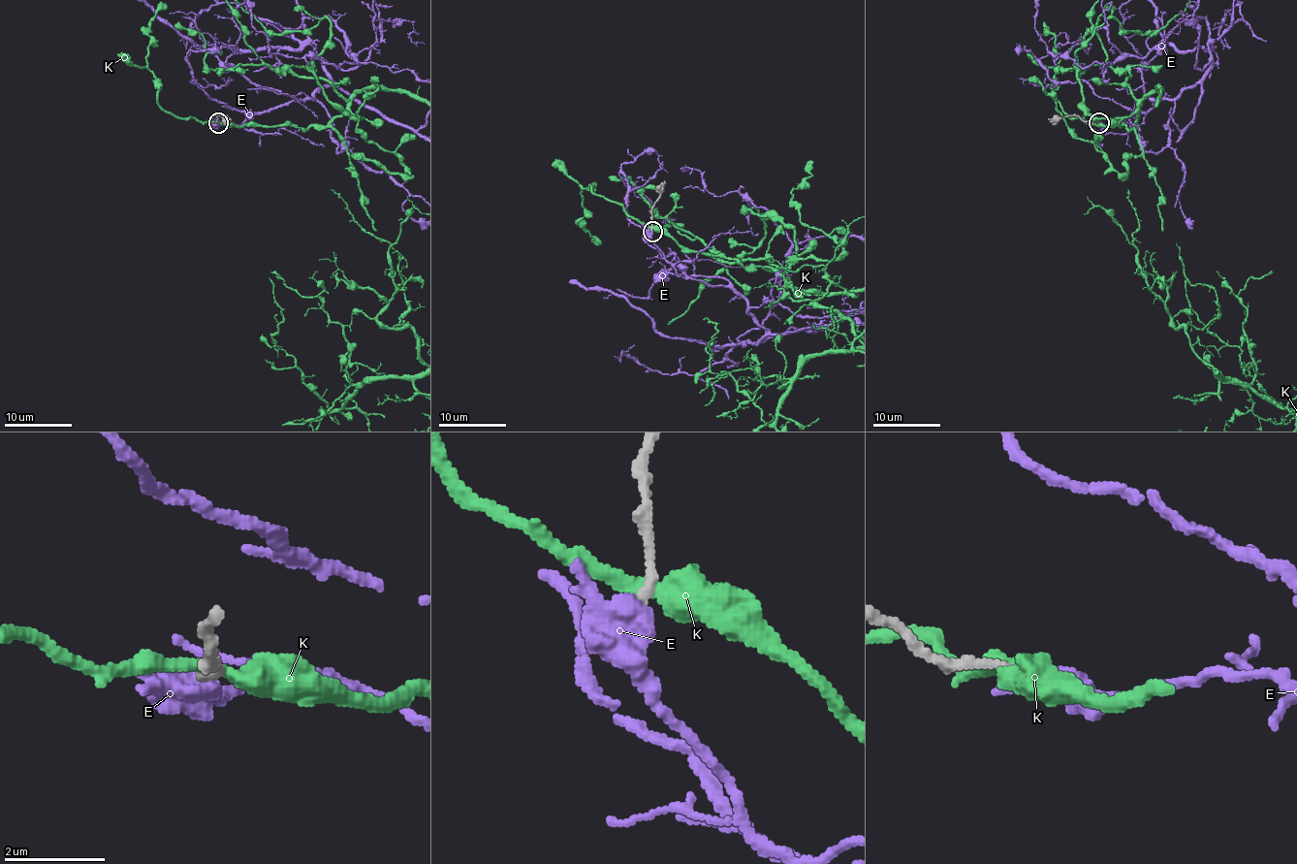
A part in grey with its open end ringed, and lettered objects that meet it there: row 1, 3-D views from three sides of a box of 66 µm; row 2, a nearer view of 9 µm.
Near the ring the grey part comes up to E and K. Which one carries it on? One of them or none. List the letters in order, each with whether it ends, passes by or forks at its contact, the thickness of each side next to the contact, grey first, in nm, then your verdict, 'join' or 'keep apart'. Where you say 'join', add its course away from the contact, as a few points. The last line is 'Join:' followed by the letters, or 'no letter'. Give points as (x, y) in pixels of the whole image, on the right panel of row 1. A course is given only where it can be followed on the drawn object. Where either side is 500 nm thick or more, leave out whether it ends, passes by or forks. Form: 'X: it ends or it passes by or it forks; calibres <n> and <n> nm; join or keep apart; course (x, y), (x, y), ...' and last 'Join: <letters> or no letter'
E: calibres 200 and 550 nm; keep apart
K: it passes by; calibres 240 and 320 nm; keep apart
Join: no letter

